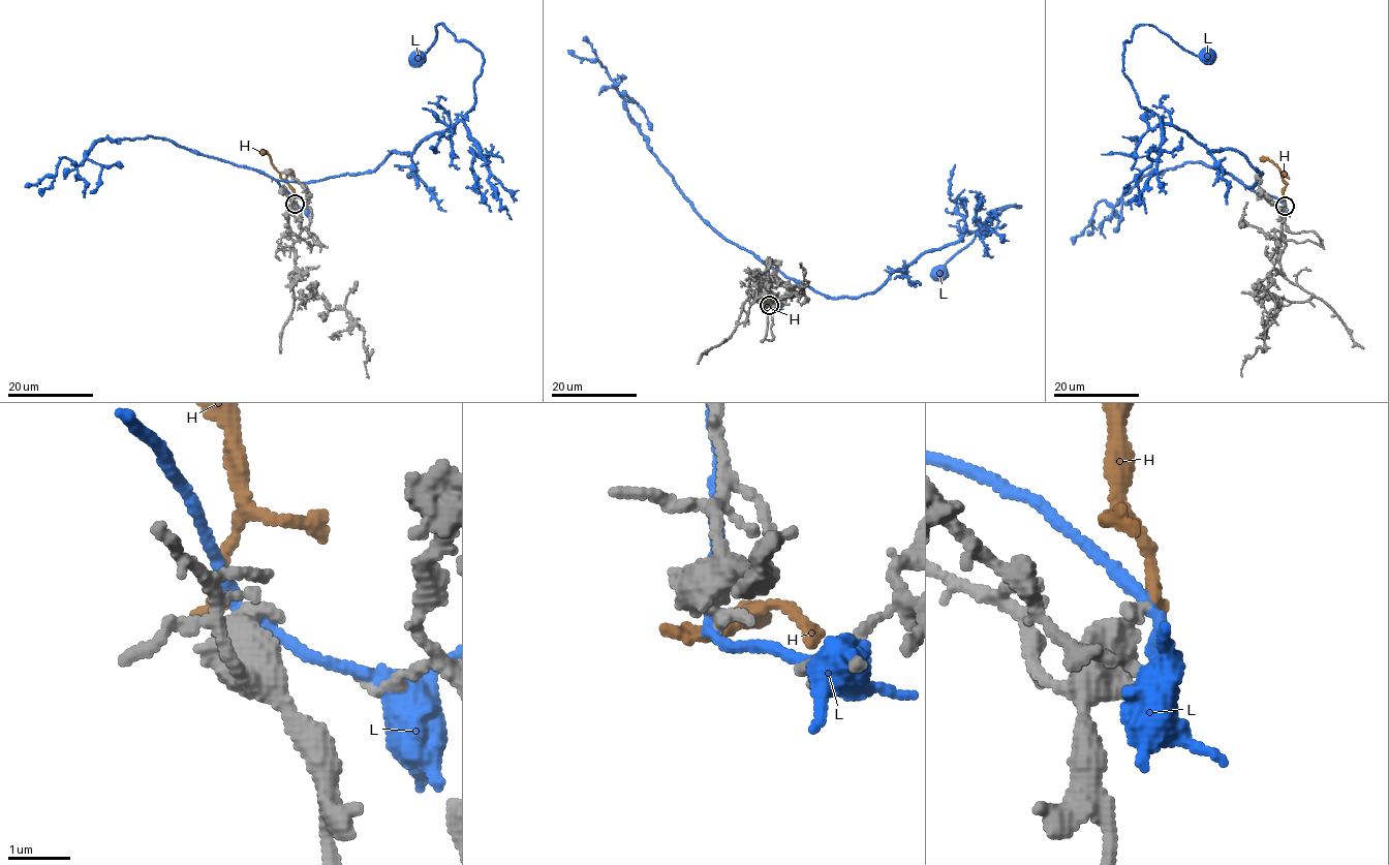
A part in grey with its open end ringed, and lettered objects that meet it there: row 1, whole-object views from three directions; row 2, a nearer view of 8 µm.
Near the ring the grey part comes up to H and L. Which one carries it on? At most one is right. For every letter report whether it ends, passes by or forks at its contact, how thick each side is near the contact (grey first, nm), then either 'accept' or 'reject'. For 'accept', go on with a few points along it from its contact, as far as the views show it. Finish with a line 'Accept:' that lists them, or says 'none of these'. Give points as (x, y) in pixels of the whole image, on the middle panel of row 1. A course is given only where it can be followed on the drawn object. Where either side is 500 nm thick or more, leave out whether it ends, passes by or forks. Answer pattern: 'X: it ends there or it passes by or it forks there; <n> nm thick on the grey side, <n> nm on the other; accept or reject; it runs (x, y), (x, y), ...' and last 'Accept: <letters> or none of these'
H: it ends there; 440 nm thick on the grey side, 200 nm on the other; accept; it runs (769, 305), (772, 304), (767, 306), (760, 297), (762, 291), (755, 278)
L: it passes by; 440 nm thick on the grey side, 170 nm on the other; reject
Accept: H

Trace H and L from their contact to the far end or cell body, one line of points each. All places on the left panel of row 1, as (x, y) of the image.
H: (295, 204), (294, 190), (281, 178), (270, 156), (259, 151)
L: (295, 203), (279, 180), (374, 172), (460, 121), (483, 55), (441, 23), (418, 58)

